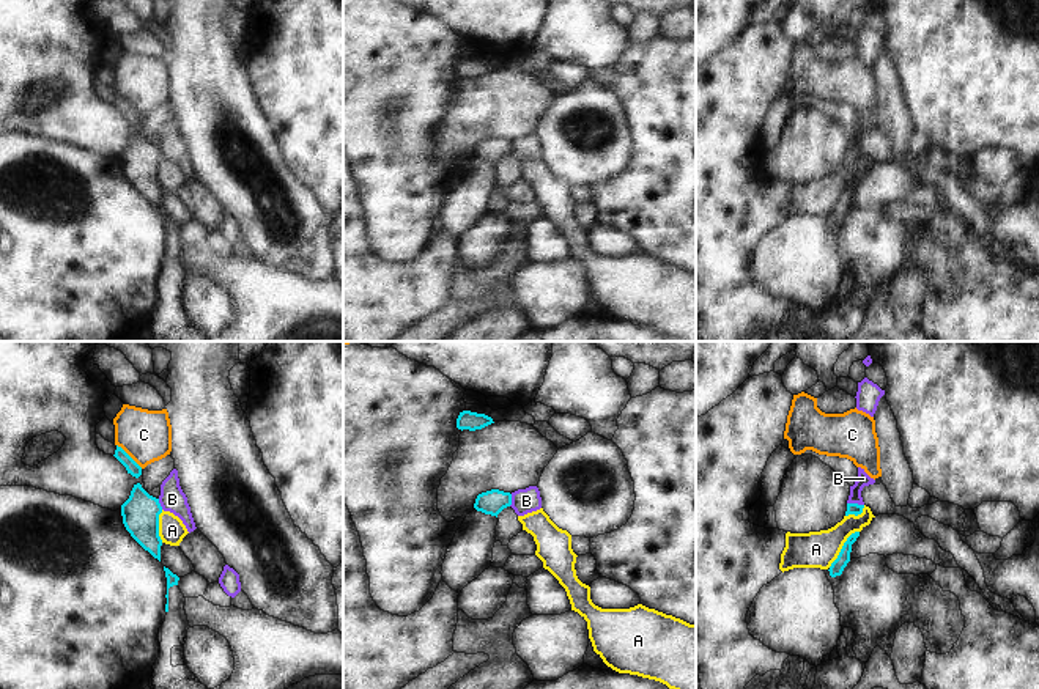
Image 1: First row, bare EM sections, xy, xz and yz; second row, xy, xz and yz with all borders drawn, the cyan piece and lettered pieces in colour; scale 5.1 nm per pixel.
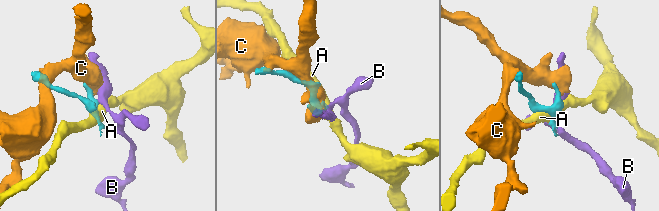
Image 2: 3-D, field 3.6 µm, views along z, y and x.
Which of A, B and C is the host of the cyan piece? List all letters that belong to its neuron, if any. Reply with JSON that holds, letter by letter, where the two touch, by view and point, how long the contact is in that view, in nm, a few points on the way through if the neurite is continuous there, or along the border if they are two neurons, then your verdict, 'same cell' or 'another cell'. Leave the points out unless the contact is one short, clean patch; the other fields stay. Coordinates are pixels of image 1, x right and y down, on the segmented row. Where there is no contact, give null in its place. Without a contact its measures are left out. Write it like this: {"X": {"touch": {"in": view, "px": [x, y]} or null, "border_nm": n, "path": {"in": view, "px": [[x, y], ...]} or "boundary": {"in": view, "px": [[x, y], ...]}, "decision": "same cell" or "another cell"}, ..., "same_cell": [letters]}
{"A": {"touch": {"in": "yz", "px": [843, 548]}, "border_nm": 240, "decision": "another cell"}, "B": {"touch": {"in": "yz", "px": [855, 504]}, "border_nm": 90, "boundary": {"in": "yz", "px": [[847, 502], [863, 505]]}, "decision": "another cell"}, "C": {"touch": {"in": "xy", "px": [128, 455]}, "border_nm": 180, "decision": "another cell"}, "same_cell": []}

